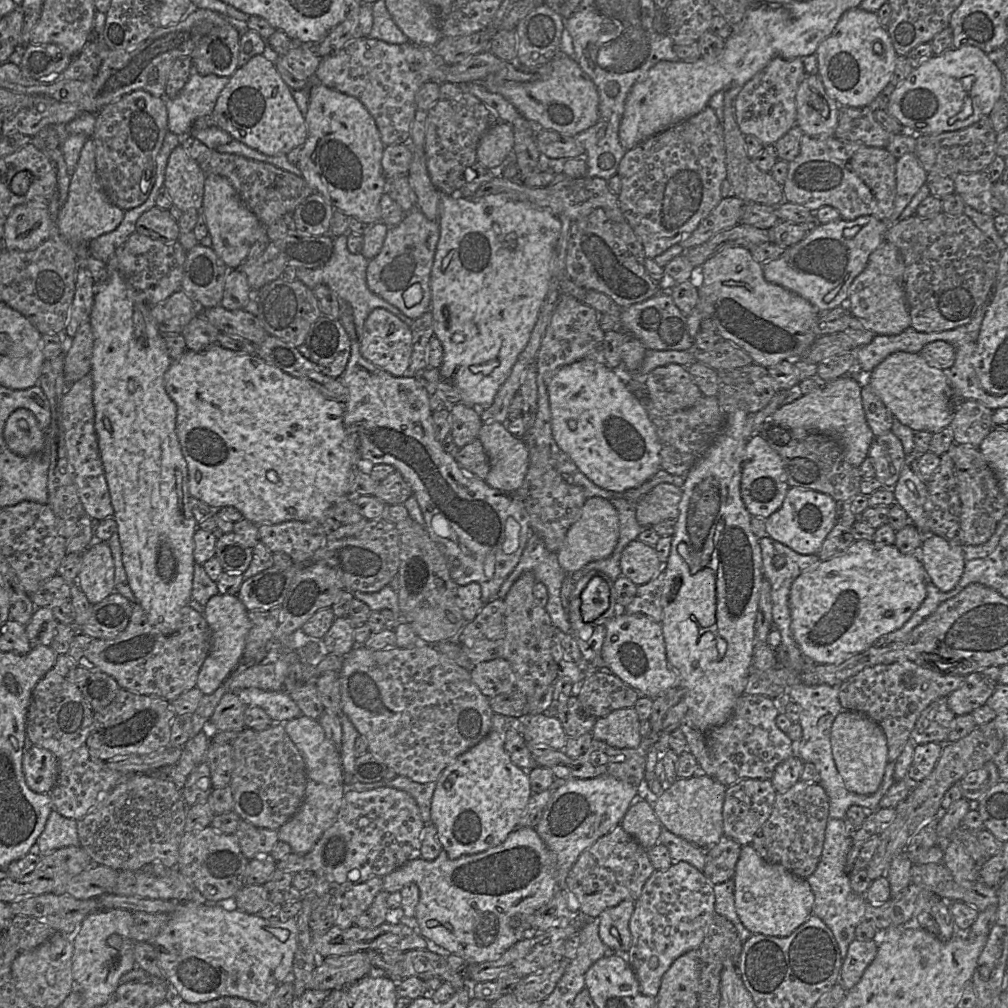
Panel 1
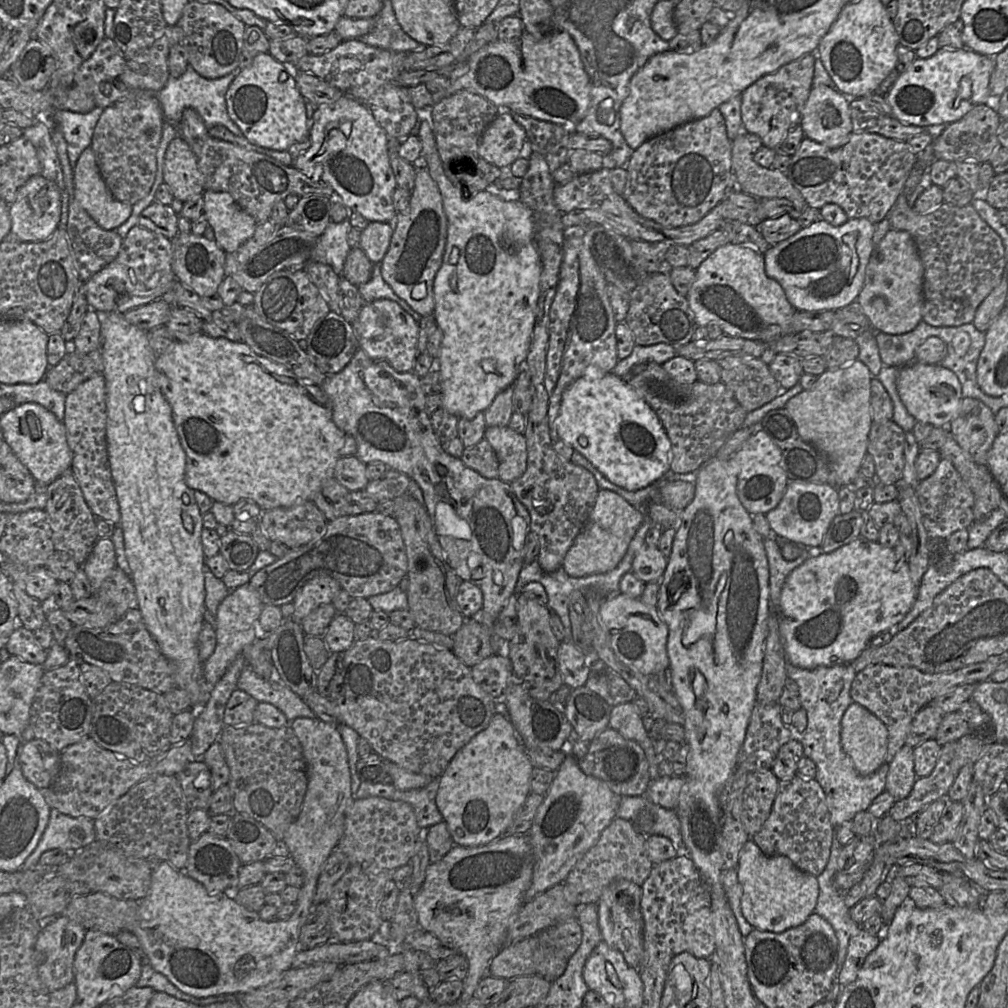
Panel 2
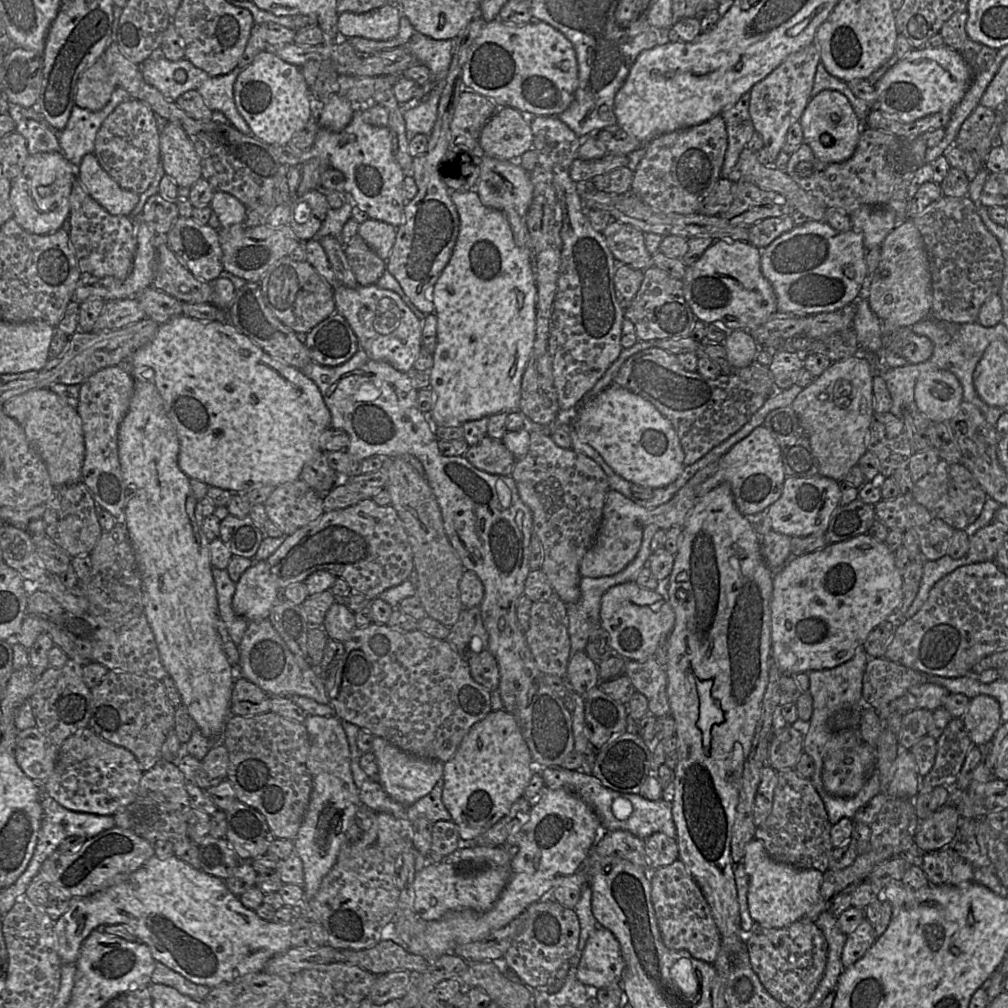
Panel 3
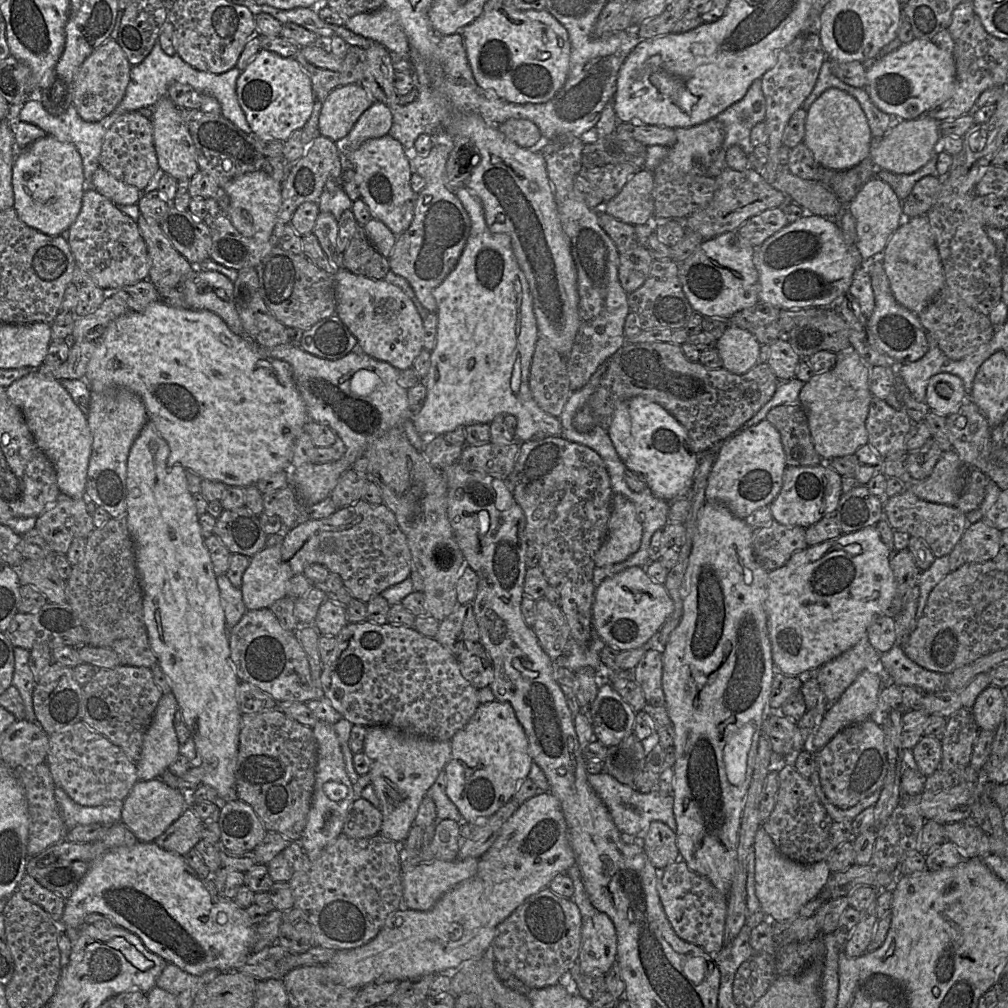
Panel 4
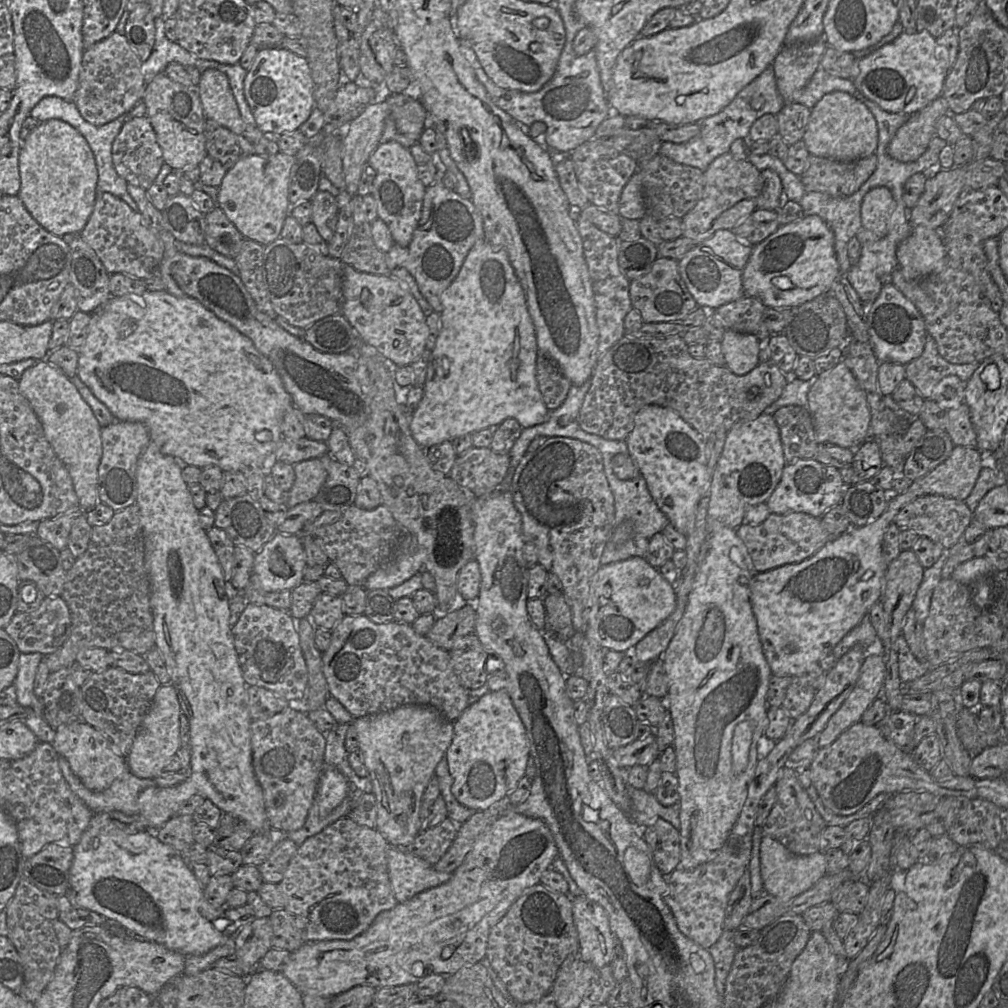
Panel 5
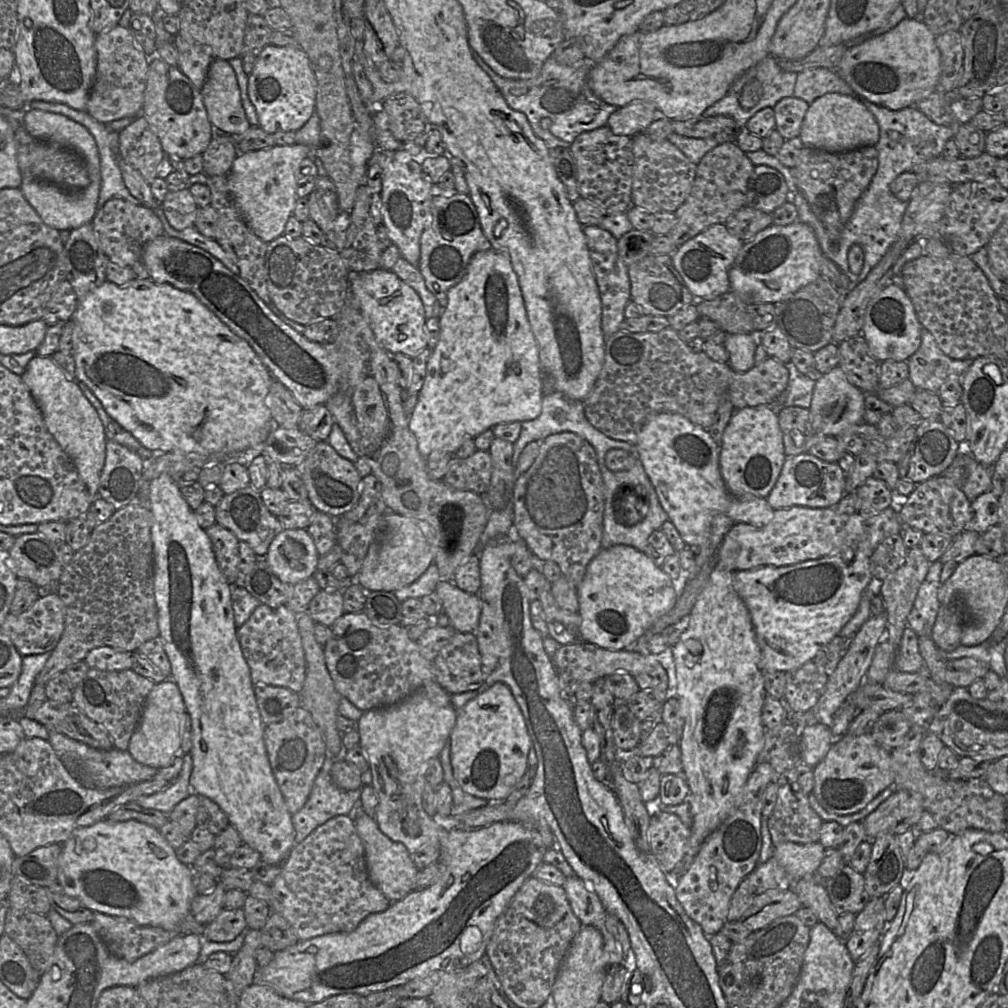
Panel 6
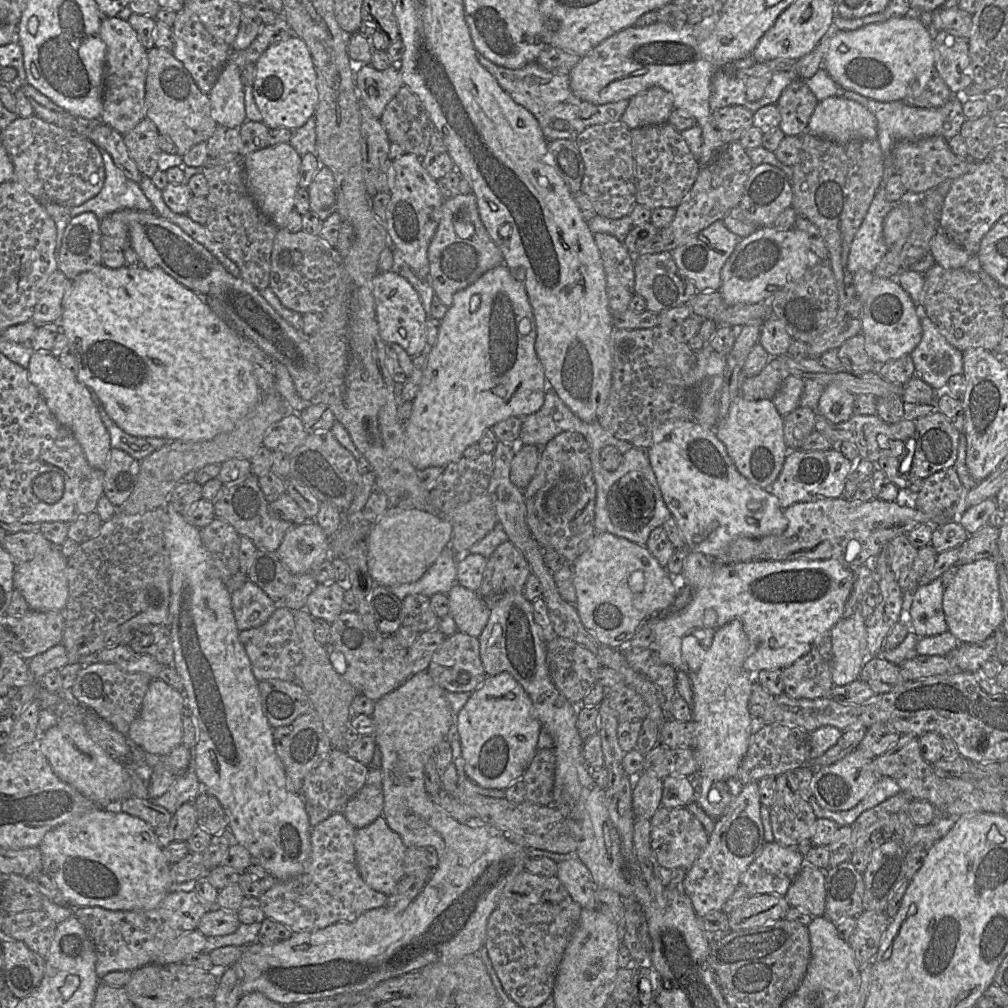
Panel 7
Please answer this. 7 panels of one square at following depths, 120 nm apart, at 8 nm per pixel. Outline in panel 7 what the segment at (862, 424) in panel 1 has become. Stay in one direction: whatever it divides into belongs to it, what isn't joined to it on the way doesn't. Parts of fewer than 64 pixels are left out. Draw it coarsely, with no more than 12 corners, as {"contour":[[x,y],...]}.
{"contour":[[827,385],[816,413],[838,424],[854,415],[855,395]]}

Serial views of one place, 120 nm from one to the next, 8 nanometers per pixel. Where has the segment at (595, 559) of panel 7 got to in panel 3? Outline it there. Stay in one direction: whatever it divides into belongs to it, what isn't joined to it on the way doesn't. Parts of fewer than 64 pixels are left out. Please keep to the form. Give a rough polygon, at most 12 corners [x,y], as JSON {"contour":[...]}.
{"contour":[[629,581],[603,594],[600,619],[626,660],[654,657],[675,613]]}

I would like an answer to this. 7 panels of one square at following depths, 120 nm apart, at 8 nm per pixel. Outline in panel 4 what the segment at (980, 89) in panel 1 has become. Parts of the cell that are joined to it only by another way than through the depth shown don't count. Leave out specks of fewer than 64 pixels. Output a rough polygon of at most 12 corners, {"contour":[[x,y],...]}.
{"contour":[[915,38],[866,71],[864,88],[903,120],[952,95],[953,53]]}

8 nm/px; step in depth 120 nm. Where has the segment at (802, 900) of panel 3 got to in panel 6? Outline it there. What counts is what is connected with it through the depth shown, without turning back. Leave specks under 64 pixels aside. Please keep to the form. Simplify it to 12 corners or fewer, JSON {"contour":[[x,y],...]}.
{"contour":[[819,841],[783,842],[773,857],[793,884],[816,875],[824,850]]}

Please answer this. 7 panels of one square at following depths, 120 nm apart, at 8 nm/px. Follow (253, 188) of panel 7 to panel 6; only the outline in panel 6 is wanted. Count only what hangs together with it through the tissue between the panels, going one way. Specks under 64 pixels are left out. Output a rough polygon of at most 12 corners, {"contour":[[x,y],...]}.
{"contour":[[303,144],[239,154],[228,183],[266,243],[293,215]]}

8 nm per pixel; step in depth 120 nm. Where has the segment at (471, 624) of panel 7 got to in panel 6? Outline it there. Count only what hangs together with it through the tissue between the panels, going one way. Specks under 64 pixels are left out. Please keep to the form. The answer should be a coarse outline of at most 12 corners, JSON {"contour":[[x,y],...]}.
{"contour":[[440,580],[435,592],[457,632],[474,633],[482,605],[478,594]]}

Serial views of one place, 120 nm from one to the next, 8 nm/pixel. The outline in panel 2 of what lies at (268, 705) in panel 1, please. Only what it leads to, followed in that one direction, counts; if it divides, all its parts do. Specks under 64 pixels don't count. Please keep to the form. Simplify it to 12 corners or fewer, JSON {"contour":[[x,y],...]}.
{"contour":[[243,667],[236,688],[274,705],[290,722],[317,718],[280,680]]}

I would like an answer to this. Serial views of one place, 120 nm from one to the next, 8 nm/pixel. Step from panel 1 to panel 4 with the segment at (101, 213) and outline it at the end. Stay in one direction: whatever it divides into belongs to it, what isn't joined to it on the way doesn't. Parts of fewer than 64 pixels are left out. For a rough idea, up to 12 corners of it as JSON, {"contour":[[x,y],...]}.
{"contour":[[101,166],[92,184],[115,205],[134,205],[140,190],[116,179]]}

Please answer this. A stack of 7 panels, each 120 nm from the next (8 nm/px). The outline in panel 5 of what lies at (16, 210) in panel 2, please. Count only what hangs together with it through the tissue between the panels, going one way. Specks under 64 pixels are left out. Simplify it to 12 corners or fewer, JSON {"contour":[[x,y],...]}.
{"contour":[[59,119],[22,141],[18,196],[55,236],[94,209],[95,157]]}

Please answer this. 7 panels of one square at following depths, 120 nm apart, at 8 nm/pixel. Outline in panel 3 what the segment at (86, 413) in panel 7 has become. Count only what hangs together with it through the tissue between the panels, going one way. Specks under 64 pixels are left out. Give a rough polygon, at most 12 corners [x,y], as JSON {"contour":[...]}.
{"contour":[[48,388],[2,409],[21,426],[53,486],[81,481],[76,409]]}

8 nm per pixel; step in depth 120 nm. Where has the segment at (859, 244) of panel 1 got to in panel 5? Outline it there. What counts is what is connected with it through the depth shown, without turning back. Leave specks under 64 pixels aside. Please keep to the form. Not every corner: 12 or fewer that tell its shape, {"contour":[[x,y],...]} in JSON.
{"contour":[[820,216],[753,247],[742,285],[766,307],[831,291],[840,273]]}

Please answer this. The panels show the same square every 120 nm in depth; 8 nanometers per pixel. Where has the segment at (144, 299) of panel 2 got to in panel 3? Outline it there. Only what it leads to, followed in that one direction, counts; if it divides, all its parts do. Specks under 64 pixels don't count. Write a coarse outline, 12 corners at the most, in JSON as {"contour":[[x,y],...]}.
{"contour":[[134,223],[137,248],[129,275],[81,274],[72,301],[137,299],[153,286],[155,232]]}

